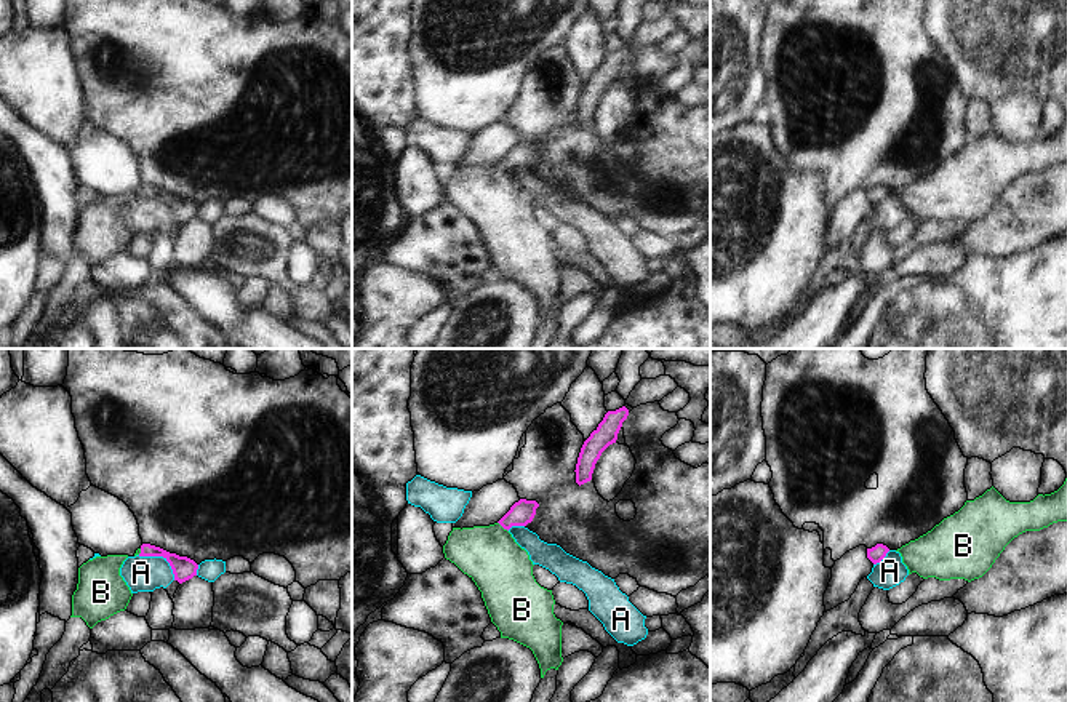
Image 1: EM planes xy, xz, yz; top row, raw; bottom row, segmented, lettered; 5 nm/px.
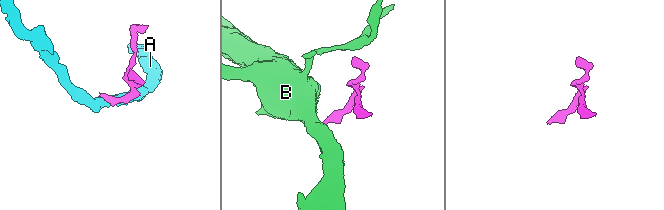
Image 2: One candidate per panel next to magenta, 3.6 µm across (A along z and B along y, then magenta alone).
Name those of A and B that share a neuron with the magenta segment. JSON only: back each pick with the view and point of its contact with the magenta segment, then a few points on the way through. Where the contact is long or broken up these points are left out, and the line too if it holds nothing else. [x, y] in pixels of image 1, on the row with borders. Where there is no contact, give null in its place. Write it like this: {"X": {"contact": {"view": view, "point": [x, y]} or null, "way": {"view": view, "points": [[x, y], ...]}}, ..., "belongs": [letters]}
{"B": {"contact": {"view": "xz", "point": [503, 526]}, "way": {"view": "xz", "points": [[522, 512], [503, 526], [503, 571]]}}, "belongs": ["B"]}

